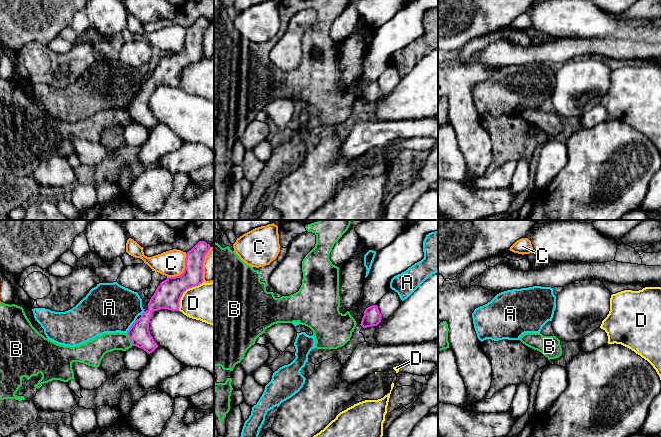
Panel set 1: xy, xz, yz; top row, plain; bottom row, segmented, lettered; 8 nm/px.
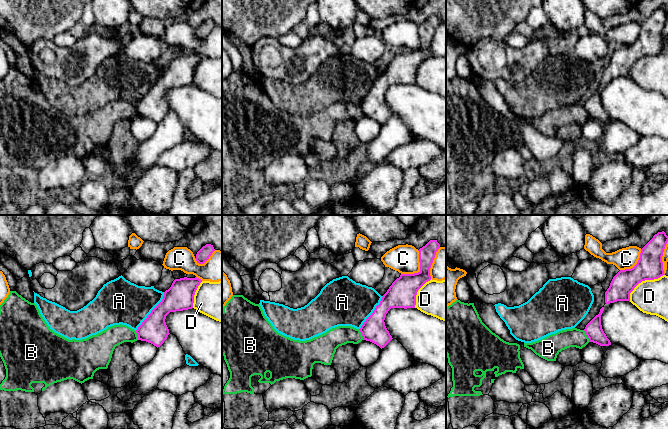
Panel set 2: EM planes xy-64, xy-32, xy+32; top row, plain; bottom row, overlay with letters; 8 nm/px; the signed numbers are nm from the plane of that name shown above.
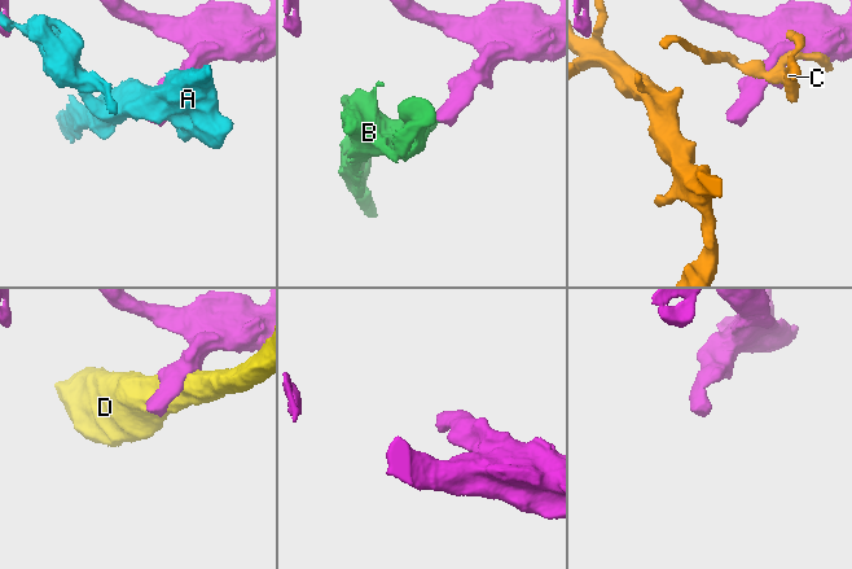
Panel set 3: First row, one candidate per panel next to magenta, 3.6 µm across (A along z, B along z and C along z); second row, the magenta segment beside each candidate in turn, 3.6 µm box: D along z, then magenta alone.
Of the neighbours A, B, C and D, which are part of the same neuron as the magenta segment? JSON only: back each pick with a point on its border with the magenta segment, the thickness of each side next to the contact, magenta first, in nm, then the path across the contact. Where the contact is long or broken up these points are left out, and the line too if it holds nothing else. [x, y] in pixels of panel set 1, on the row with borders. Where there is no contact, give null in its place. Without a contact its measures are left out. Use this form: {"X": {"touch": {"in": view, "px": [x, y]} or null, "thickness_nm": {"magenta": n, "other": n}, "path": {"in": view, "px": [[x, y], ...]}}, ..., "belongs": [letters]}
{"belongs": []}

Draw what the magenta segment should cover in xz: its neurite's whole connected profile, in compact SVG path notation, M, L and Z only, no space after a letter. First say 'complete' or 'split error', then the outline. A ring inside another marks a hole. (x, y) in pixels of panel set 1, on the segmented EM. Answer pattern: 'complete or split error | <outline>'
complete | M372 305L365 309L364 316L361 321L363 328L377 326L381 322L381 313L377 305Z

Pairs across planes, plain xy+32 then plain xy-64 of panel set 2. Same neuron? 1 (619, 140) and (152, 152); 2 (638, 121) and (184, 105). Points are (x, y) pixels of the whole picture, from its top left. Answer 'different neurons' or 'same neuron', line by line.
1: same neuron
2: same neuron

